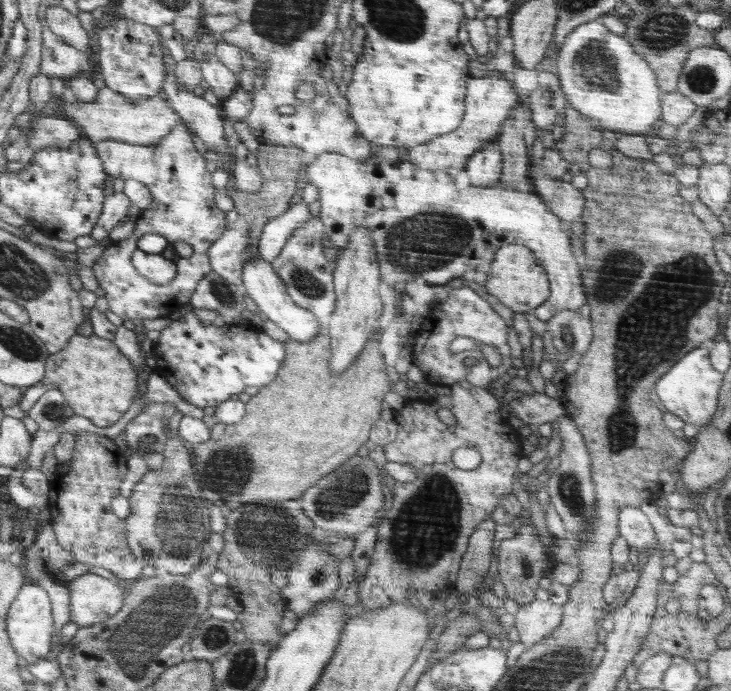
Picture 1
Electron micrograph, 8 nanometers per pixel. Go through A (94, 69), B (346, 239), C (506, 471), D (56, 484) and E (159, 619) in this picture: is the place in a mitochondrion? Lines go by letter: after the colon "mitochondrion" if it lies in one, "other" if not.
A: other
B: other
C: other
D: other
E: mitochondrion

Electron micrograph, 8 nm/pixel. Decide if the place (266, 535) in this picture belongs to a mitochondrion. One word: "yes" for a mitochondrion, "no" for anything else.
yes

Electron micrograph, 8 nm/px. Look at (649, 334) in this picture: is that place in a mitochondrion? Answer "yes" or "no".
yes

